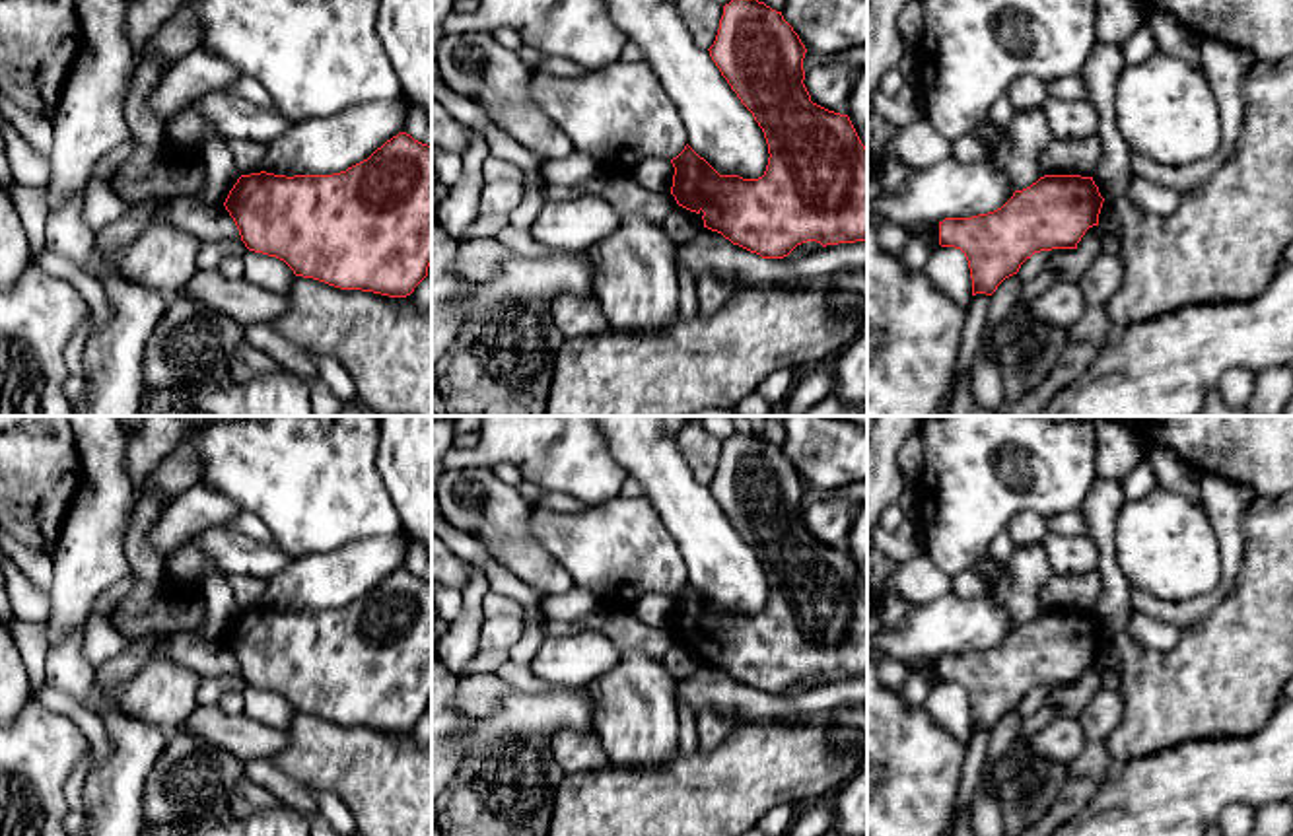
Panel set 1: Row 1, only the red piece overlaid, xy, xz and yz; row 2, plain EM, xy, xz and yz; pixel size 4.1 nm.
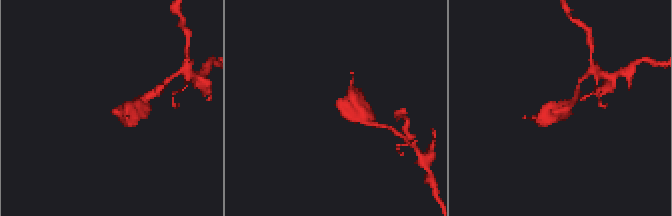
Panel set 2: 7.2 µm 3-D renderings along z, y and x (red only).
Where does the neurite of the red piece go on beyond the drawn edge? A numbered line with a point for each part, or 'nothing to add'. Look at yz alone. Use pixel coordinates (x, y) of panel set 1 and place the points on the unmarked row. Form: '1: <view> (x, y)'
nothing to add

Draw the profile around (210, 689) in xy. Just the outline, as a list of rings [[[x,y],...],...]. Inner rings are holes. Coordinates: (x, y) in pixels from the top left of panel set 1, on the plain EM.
[[[204,675],[200,677],[200,684],[196,690],[196,702],[198,706],[218,706],[220,698],[226,692],[241,692],[247,686],[243,677],[212,677]]]

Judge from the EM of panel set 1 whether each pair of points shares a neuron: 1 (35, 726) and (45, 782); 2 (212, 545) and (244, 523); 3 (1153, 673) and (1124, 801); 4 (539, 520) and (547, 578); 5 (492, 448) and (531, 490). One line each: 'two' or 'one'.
1: one
2: two
3: two
4: two
5: two

